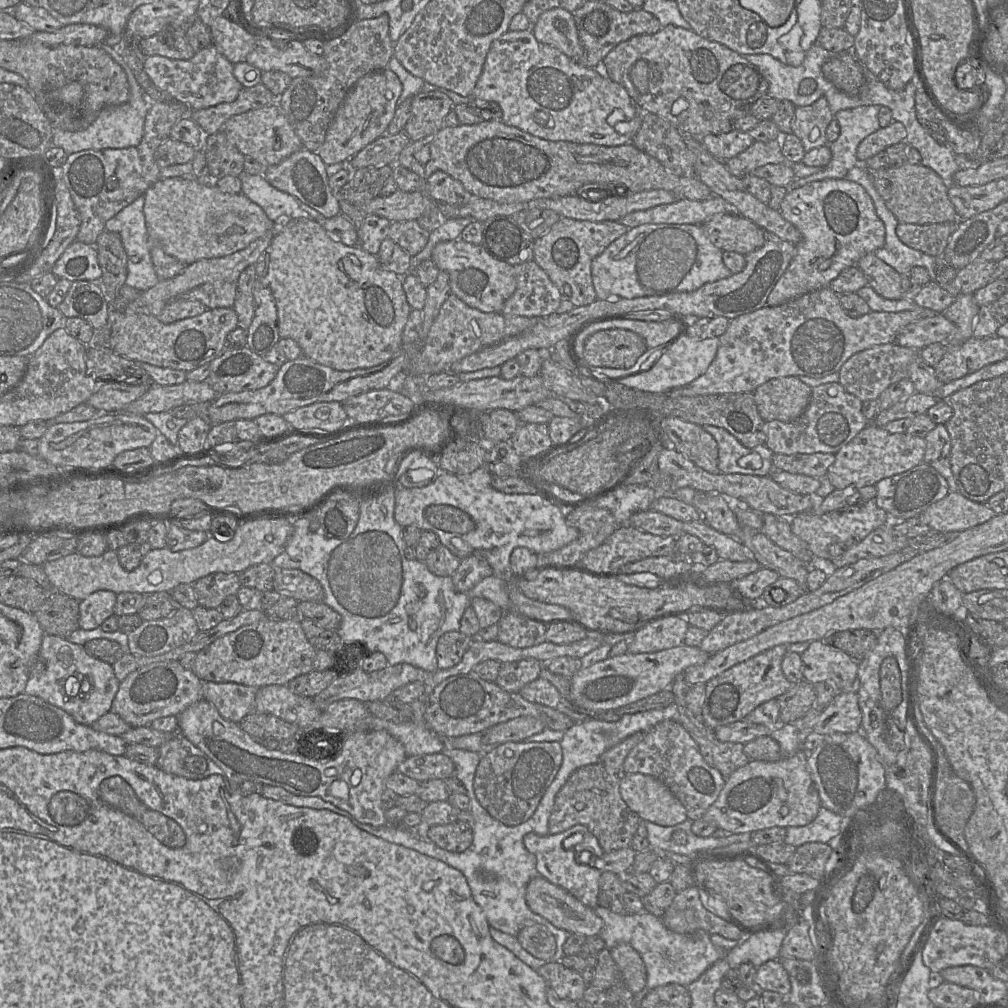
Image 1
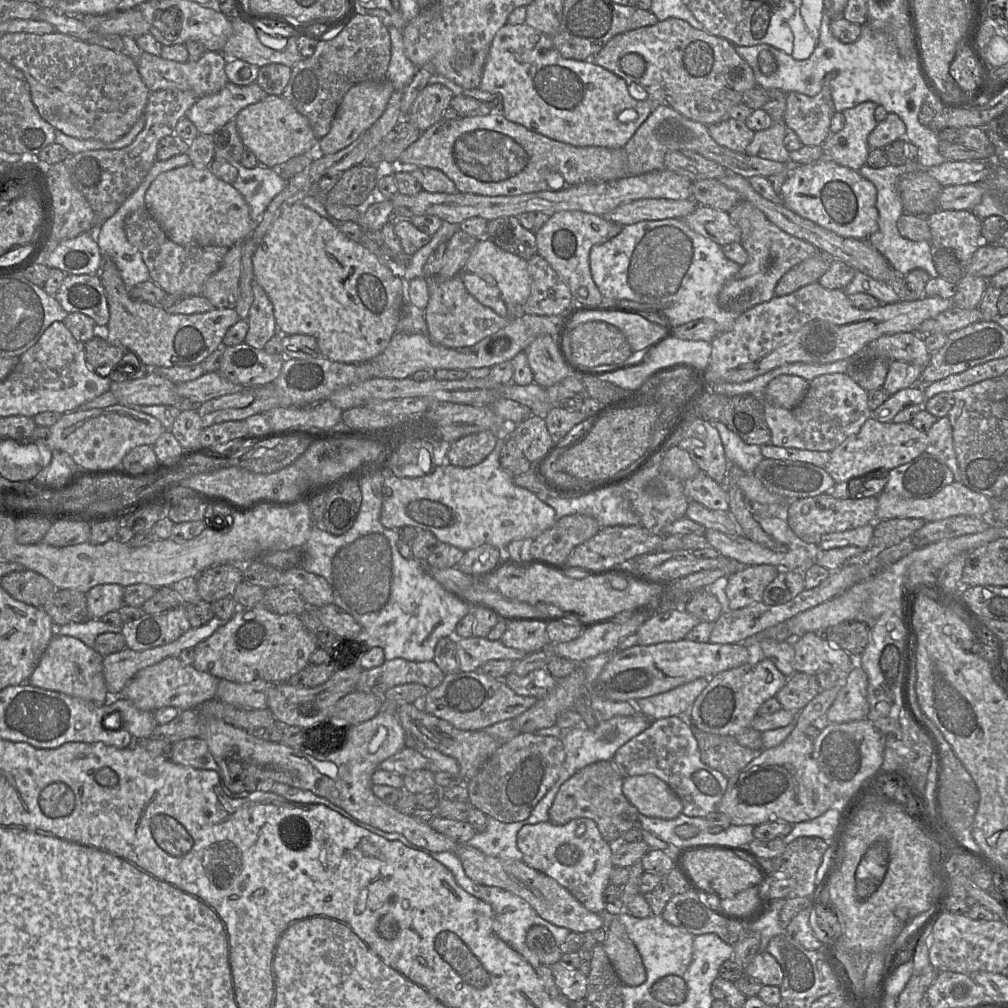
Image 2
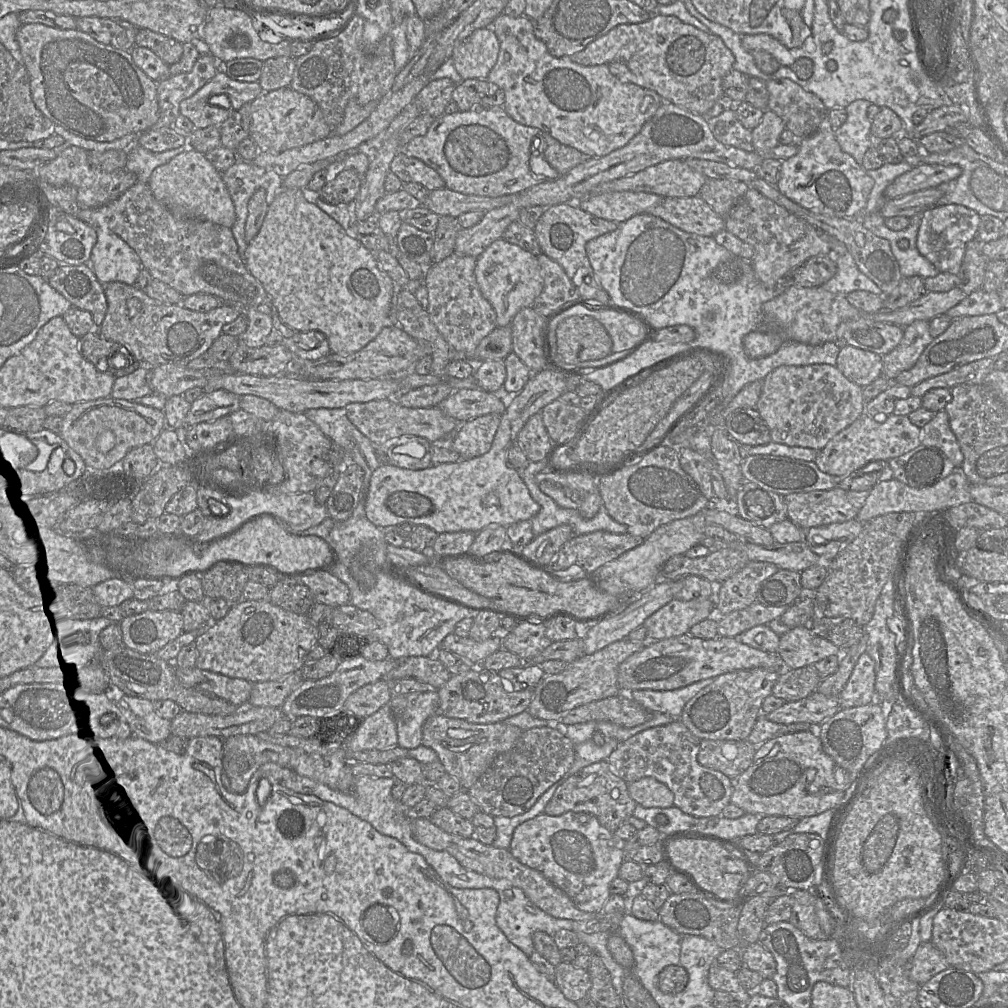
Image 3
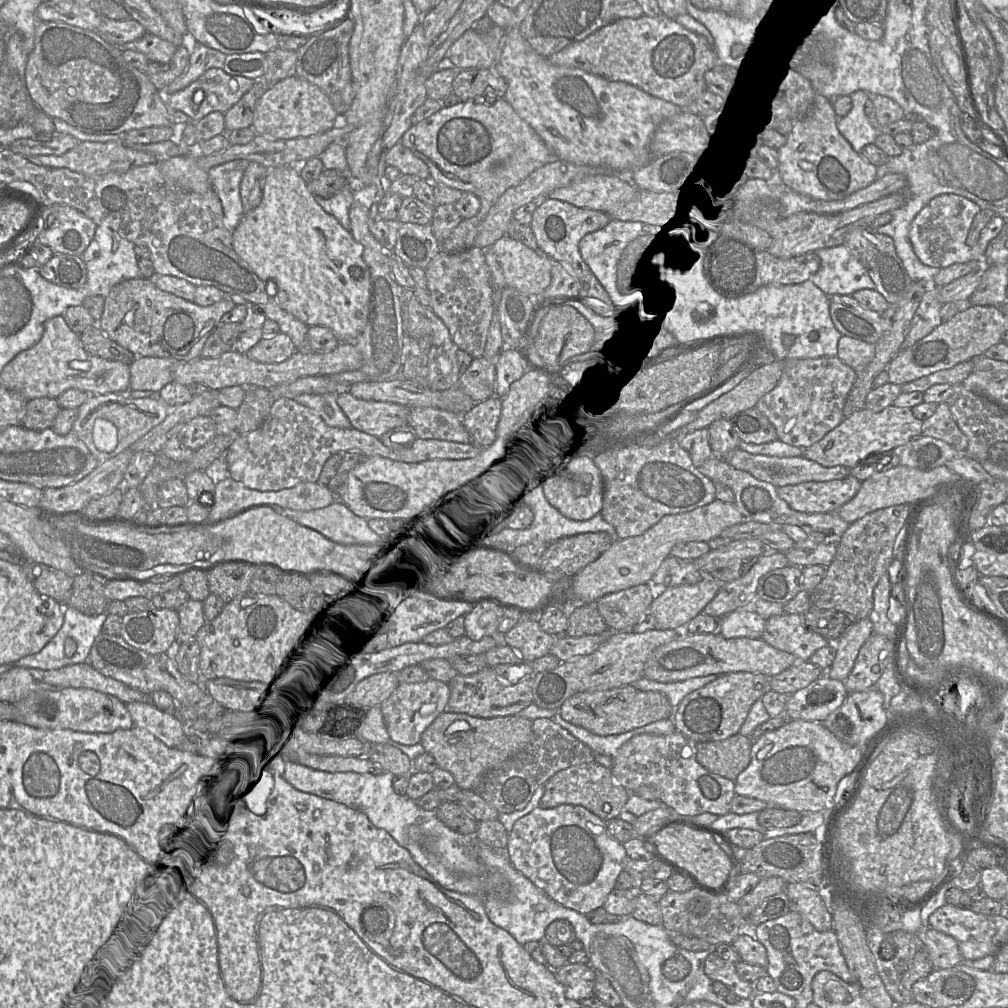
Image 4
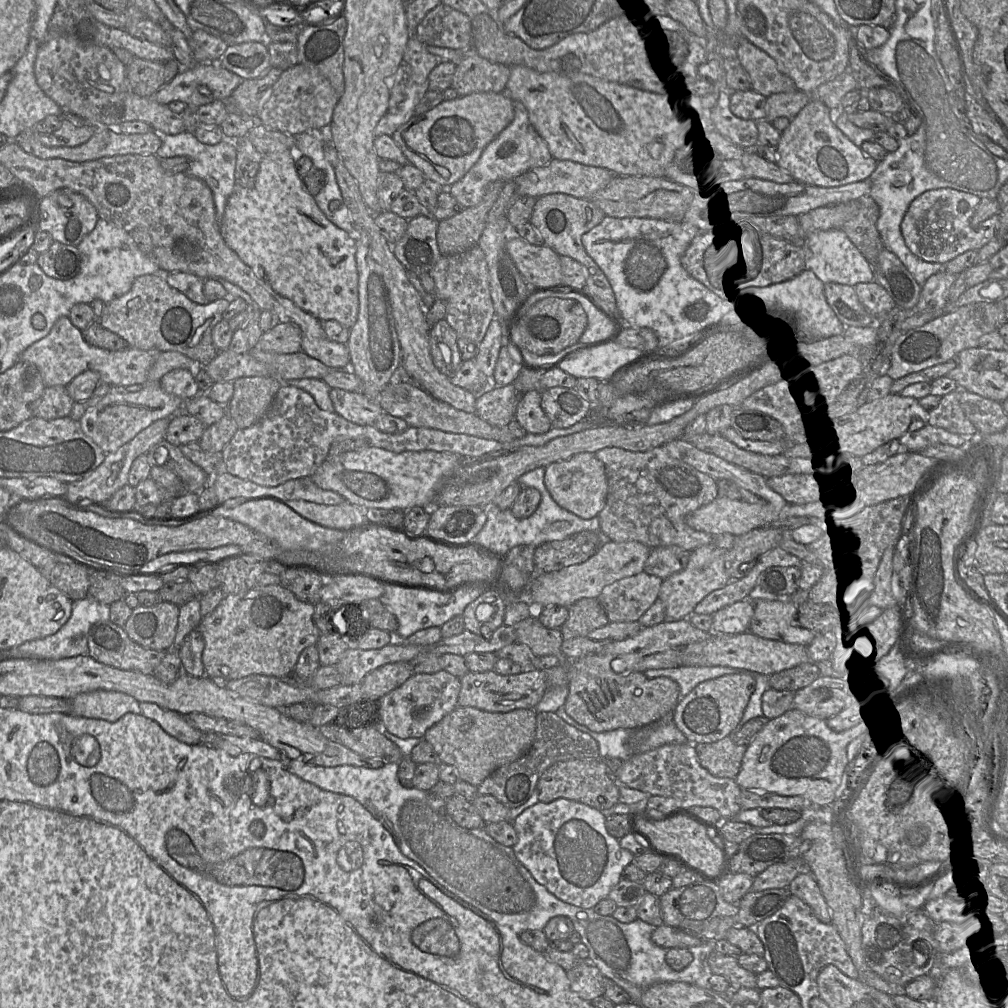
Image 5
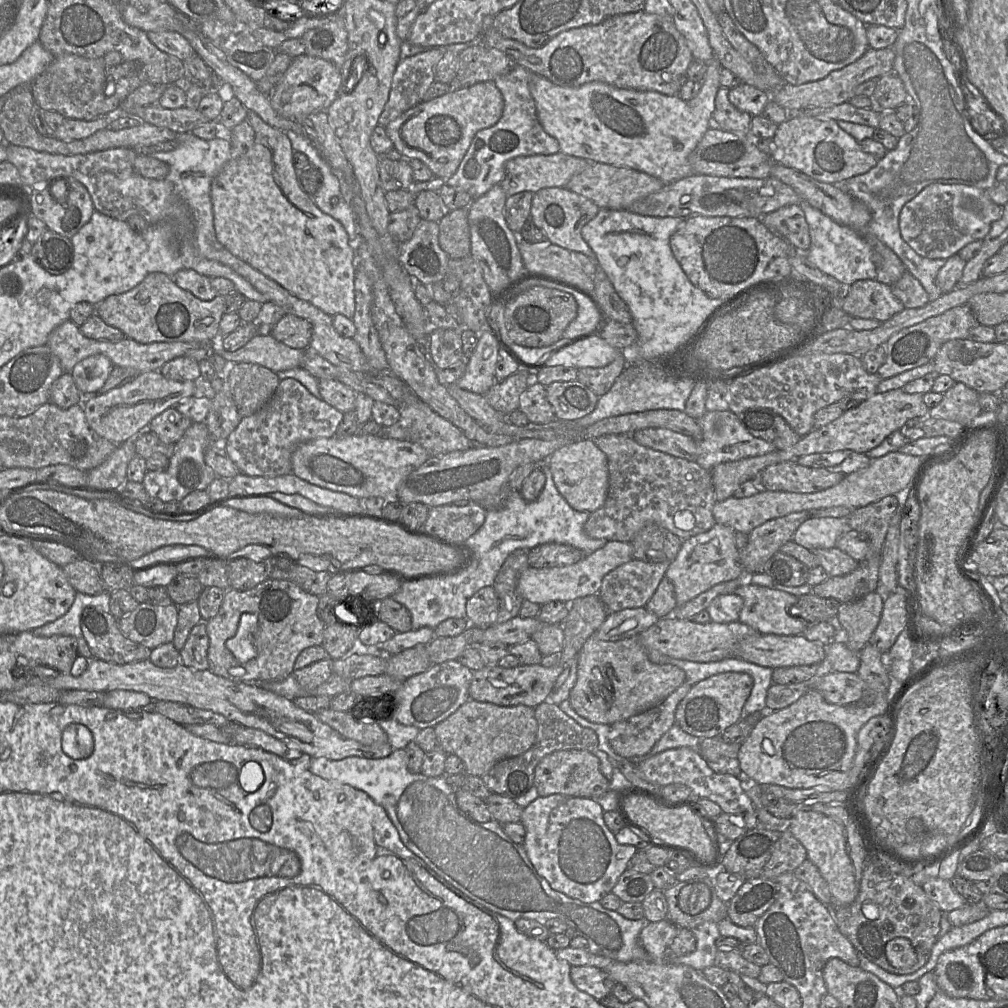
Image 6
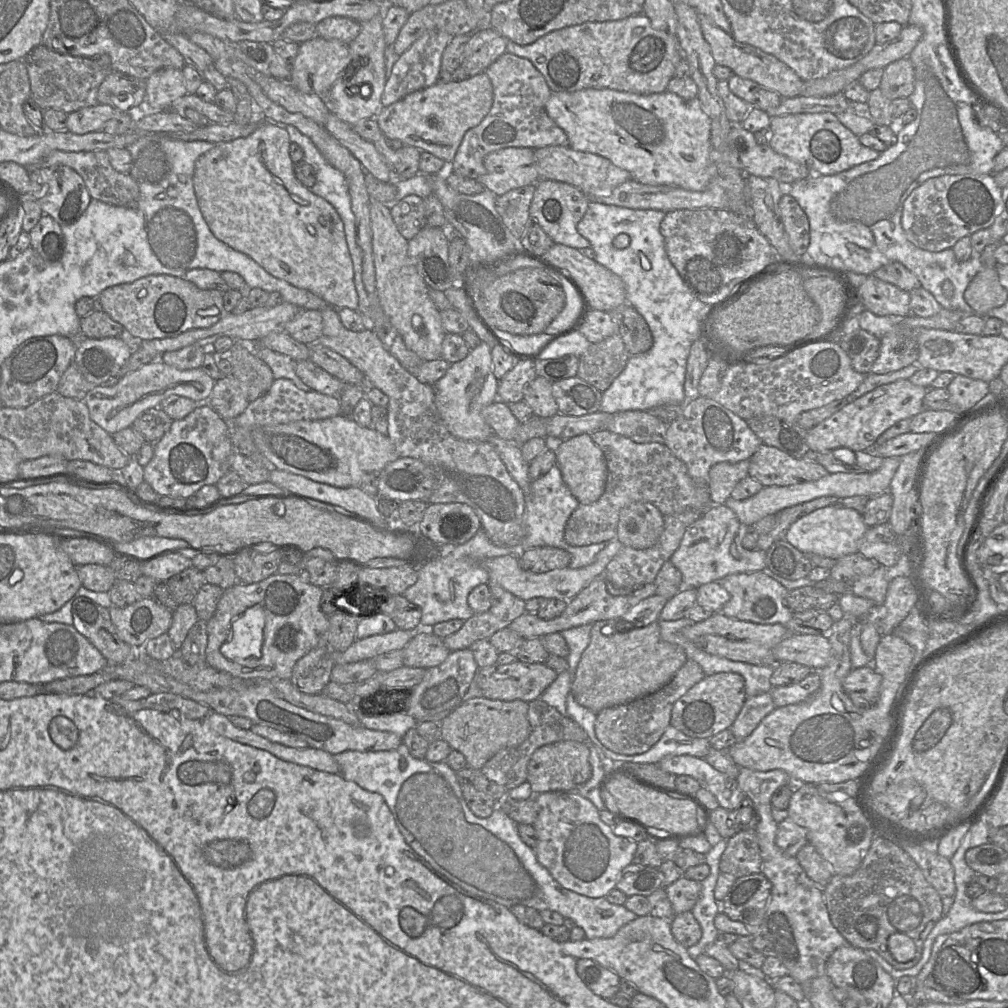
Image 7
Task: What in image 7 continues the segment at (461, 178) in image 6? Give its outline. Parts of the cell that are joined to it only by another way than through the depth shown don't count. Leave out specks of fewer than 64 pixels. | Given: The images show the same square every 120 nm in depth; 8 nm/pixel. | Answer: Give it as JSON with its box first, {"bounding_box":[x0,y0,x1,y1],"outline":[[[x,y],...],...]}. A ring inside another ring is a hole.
{"bounding_box":[446,52,568,179],"outline":[[[505,52],[484,73],[493,87],[492,107],[477,126],[465,133],[446,172],[451,170],[463,177],[477,179],[486,172],[485,157],[494,151],[511,147],[537,149],[568,145],[566,133],[546,112],[546,103],[552,92],[528,59]]]}

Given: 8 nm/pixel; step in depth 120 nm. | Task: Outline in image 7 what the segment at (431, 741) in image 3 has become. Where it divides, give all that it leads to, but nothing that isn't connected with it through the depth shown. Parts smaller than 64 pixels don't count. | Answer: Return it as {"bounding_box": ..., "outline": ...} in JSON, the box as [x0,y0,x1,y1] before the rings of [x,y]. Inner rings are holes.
{"bounding_box":[439,697,529,770],"outline":[[[474,697],[462,701],[439,724],[441,739],[445,740],[452,750],[458,750],[465,756],[467,766],[481,770],[498,751],[516,747],[529,736],[528,702]]]}

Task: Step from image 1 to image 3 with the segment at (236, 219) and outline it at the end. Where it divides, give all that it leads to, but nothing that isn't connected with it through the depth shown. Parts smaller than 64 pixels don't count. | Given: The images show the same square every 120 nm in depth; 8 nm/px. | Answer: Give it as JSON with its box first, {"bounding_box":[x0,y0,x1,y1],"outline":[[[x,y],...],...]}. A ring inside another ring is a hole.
{"bounding_box":[148,151,236,228],"outline":[[[183,151],[151,174],[148,185],[155,199],[180,218],[208,220],[231,228],[236,220],[235,207],[221,173],[197,151]]]}

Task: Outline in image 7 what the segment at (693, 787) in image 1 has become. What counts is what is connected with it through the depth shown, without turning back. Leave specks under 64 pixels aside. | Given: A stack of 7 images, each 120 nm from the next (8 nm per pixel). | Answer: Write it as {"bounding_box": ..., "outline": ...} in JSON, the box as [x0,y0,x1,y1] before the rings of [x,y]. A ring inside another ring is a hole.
{"bounding_box":[658,755,758,830],"outline":[[[691,755],[666,756],[658,764],[663,771],[675,776],[693,777],[701,788],[716,797],[720,807],[737,810],[739,830],[755,829],[758,814],[750,798],[738,788],[736,779],[714,769],[704,758]]]}

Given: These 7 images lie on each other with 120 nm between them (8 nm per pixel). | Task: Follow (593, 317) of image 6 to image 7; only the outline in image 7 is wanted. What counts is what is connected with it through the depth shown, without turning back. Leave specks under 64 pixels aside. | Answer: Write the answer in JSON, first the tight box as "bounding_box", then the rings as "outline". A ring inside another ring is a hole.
{"bounding_box":[545,275,585,335],"outline":[[[555,275],[565,292],[566,300],[563,310],[545,328],[549,335],[565,335],[577,328],[585,316],[585,304],[574,287],[562,276]]]}

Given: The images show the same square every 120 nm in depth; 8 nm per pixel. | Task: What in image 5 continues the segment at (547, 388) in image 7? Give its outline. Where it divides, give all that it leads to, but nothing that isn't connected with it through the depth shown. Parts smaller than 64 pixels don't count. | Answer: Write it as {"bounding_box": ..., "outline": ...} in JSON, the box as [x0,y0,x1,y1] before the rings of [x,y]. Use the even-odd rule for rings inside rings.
{"bounding_box":[515,389,552,434],"outline":[[[534,389],[520,395],[515,418],[528,433],[544,434],[552,428],[551,421],[541,406],[542,391],[544,390]]]}

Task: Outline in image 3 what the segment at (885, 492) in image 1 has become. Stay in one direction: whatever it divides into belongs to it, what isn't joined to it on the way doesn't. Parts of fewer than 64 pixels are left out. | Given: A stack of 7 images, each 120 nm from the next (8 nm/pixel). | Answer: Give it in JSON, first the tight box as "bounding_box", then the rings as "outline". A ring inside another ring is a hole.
{"bounding_box":[888,443,954,488],"outline":[[[922,443],[888,462],[894,478],[913,488],[931,486],[954,471],[953,463],[941,450]]]}

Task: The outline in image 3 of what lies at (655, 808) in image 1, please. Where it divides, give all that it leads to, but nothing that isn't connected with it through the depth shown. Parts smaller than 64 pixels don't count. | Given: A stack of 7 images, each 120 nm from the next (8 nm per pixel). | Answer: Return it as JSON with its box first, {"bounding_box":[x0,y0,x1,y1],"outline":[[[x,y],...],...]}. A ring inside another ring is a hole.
{"bounding_box":[628,777,674,808],"outline":[[[643,777],[628,784],[631,798],[644,808],[674,806],[674,794],[668,786],[653,777]]]}

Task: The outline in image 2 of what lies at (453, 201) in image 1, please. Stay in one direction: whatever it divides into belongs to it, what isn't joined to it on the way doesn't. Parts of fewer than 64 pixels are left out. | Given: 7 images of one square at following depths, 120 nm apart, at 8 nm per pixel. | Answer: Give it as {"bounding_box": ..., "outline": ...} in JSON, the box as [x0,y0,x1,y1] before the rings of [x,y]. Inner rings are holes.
{"bounding_box":[385,162,459,194],"outline":[[[401,162],[390,163],[391,167],[385,169],[394,172],[405,172],[411,174],[421,184],[422,190],[430,193],[454,194],[459,192],[454,182],[442,171],[436,168],[420,167],[413,164]]]}

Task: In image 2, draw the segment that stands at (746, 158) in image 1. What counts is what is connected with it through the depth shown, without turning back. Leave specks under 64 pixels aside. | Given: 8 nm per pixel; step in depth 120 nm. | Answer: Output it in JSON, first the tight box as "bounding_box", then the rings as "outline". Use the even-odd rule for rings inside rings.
{"bounding_box":[745,122,790,163],"outline":[[[774,122],[768,129],[755,132],[745,153],[750,156],[787,163],[790,152],[785,149],[783,144],[787,130],[784,122]]]}

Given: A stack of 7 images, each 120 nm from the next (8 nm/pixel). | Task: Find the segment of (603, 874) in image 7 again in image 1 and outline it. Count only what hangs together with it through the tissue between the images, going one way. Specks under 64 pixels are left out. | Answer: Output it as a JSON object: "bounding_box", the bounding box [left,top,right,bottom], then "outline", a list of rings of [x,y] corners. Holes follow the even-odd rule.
{"bounding_box":[523,824,605,908],"outline":[[[578,824],[561,833],[547,836],[528,833],[524,836],[523,843],[526,849],[536,856],[536,868],[539,875],[565,889],[584,905],[590,908],[598,906],[599,879],[602,872],[596,868],[596,861],[605,854],[605,851],[600,846],[598,839],[588,831],[586,826]],[[575,833],[583,834],[583,841],[575,845],[573,849],[565,849],[563,841]],[[577,851],[580,851],[580,853],[583,851],[590,852],[589,863],[580,862],[576,854]]]}

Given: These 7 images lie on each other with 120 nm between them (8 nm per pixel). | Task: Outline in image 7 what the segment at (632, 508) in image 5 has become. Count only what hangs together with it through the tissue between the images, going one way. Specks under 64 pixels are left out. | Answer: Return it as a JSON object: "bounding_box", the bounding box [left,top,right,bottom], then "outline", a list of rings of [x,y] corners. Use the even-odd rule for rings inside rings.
{"bounding_box":[564,430,714,546],"outline":[[[598,430],[596,432],[591,433],[590,435],[592,437],[592,440],[603,451],[606,460],[607,479],[606,479],[605,490],[597,501],[591,504],[579,504],[577,508],[572,512],[572,514],[570,515],[570,517],[566,522],[564,529],[564,539],[568,544],[572,546],[587,546],[590,544],[601,543],[601,542],[607,543],[613,539],[617,539],[617,526],[619,521],[619,513],[624,507],[628,506],[633,502],[638,502],[638,501],[650,502],[659,509],[659,511],[663,516],[676,515],[686,511],[697,511],[697,512],[702,512],[702,514],[704,514],[712,505],[714,505],[709,494],[709,482],[708,482],[708,487],[696,485],[695,482],[692,480],[692,478],[689,476],[685,463],[679,460],[665,444],[657,443],[657,442],[636,443],[625,436],[611,432],[609,430]]]}

